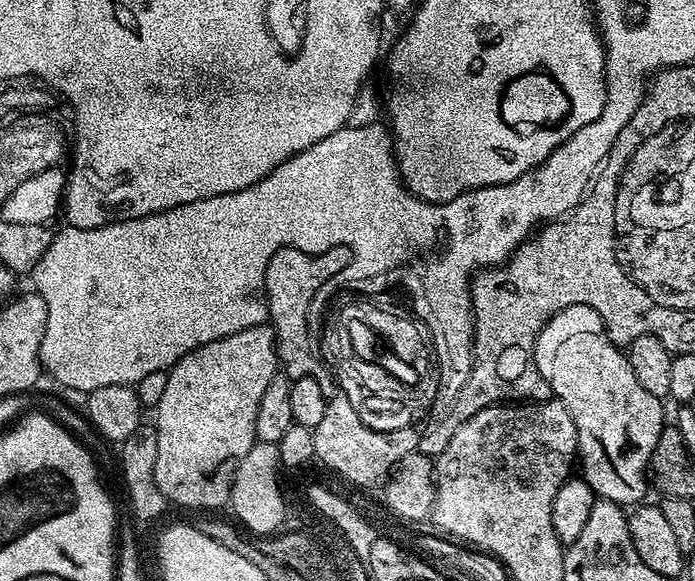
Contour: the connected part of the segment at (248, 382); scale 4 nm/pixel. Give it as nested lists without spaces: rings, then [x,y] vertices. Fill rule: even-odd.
[[[268,322],[203,344],[172,365],[166,378],[166,390],[154,409],[154,427],[158,434],[158,462],[154,462],[154,478],[158,482],[158,490],[168,492],[173,505],[216,508],[219,504],[229,503],[236,467],[257,443],[256,419],[262,394],[266,386],[270,386],[270,378],[277,374],[276,330]]]

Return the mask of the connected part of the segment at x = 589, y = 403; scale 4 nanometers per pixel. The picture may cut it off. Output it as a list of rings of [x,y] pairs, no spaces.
[[[571,304],[566,310],[554,314],[538,334],[534,355],[547,391],[549,388],[552,391],[549,393],[561,400],[566,410],[570,410],[570,418],[574,418],[578,464],[584,467],[584,481],[601,500],[612,500],[621,506],[639,505],[645,499],[644,491],[650,488],[648,475],[654,446],[658,446],[658,438],[666,427],[661,397],[649,394],[638,383],[621,345],[615,344],[605,332],[598,310],[585,304]]]

